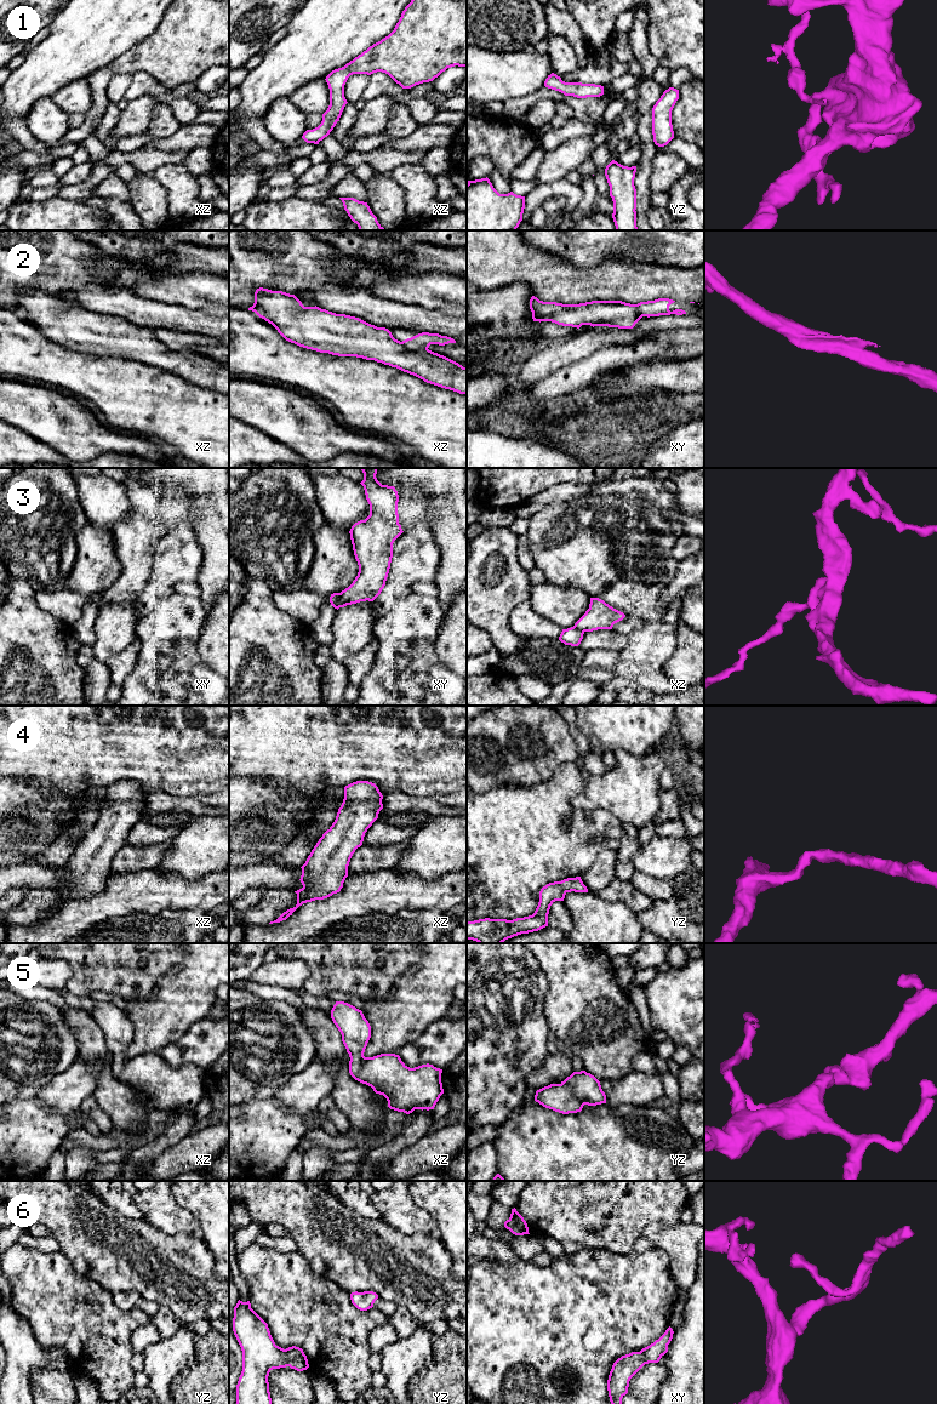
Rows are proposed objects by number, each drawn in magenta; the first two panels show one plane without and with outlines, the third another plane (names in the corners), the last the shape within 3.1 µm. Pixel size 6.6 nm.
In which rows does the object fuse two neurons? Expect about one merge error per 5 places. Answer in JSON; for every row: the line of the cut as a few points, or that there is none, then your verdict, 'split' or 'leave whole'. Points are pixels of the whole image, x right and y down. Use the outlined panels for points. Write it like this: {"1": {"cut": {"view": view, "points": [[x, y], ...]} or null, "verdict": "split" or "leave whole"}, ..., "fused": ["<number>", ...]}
{"1": {"cut": null, "verdict": "leave whole"}, "2": {"cut": null, "verdict": "leave whole"}, "3": {"cut": {"view": "xy", "points": [[341, 593], [338, 606]]}, "verdict": "split"}, "4": {"cut": null, "verdict": "leave whole"}, "5": {"cut": null, "verdict": "leave whole"}, "6": {"cut": null, "verdict": "leave whole"}, "fused": ["3"]}

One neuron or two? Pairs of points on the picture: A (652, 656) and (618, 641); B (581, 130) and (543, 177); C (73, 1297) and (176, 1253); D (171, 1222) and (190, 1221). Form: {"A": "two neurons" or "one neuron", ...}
{"A": "two neurons", "B": "two neurons", "C": "two neurons", "D": "one neuron"}

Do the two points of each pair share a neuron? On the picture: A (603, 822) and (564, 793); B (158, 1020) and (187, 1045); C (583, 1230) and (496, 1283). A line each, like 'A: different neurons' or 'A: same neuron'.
A: same neuron
B: different neurons
C: different neurons

